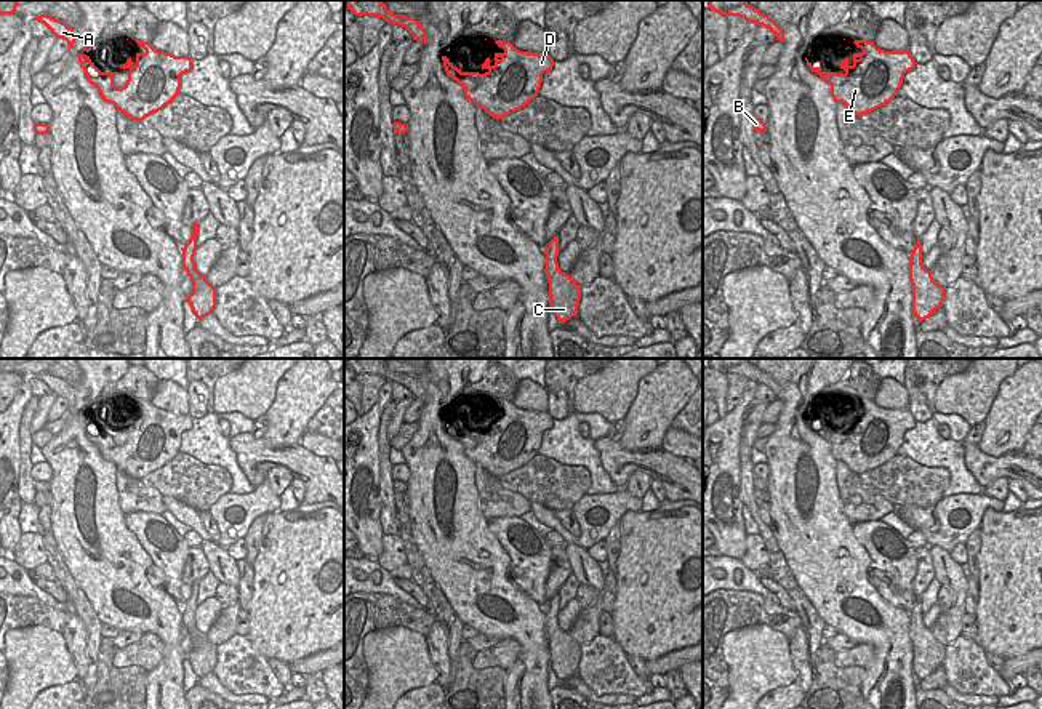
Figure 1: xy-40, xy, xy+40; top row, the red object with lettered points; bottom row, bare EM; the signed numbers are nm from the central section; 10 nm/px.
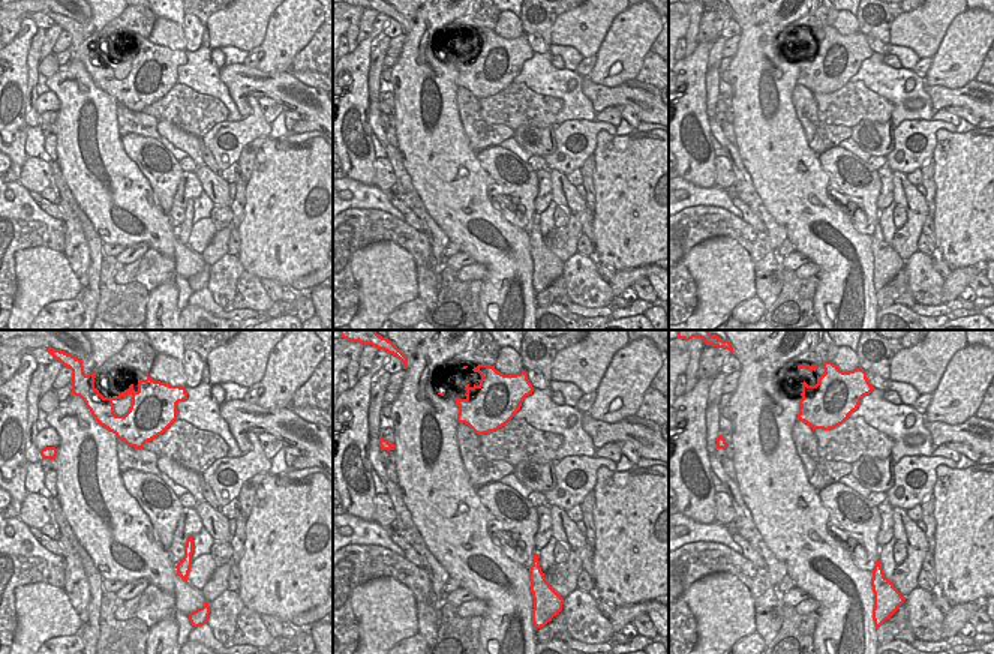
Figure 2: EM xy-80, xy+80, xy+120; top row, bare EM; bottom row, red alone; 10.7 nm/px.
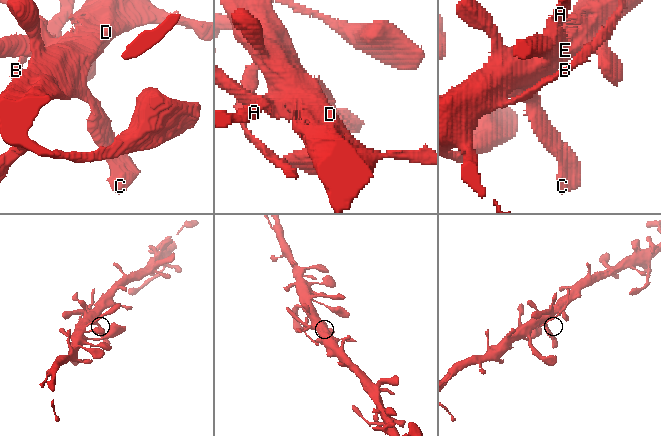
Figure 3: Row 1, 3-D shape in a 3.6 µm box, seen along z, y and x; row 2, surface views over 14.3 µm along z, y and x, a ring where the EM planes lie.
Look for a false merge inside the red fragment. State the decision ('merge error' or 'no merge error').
no merge error

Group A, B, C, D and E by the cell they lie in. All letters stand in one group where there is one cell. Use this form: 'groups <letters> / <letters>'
groups A B C D E

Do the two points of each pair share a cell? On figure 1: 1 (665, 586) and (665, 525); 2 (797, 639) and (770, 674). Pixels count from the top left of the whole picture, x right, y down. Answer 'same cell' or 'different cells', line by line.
1: same cell
2: different cells

